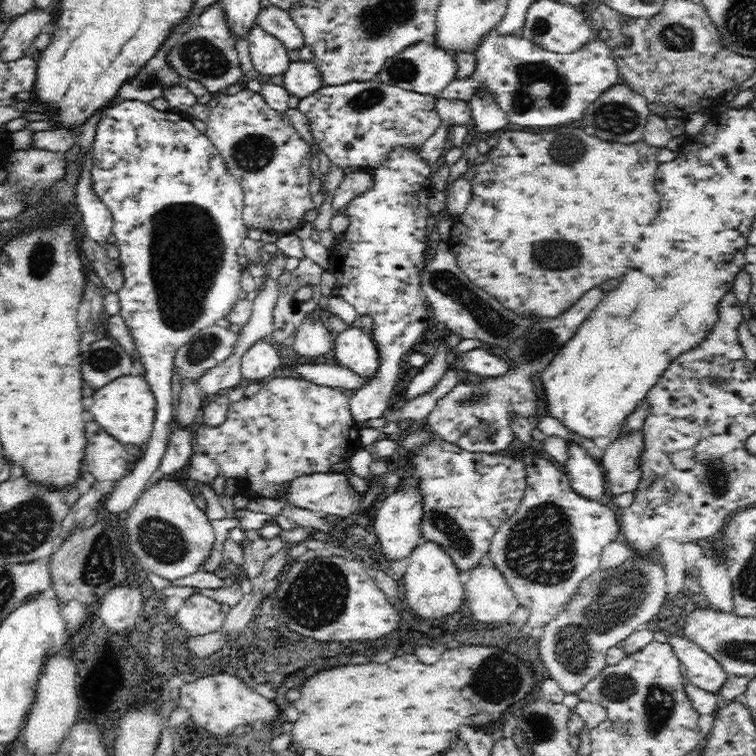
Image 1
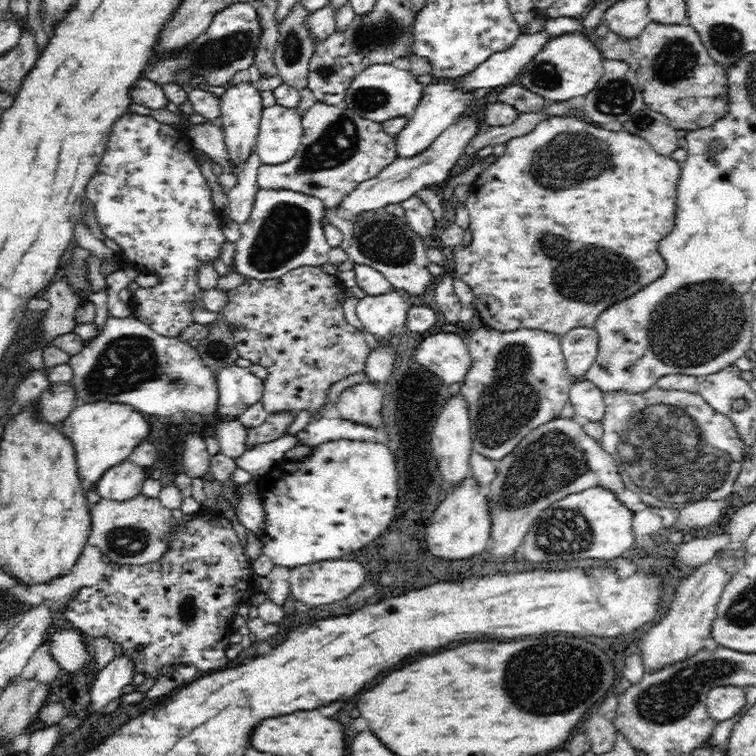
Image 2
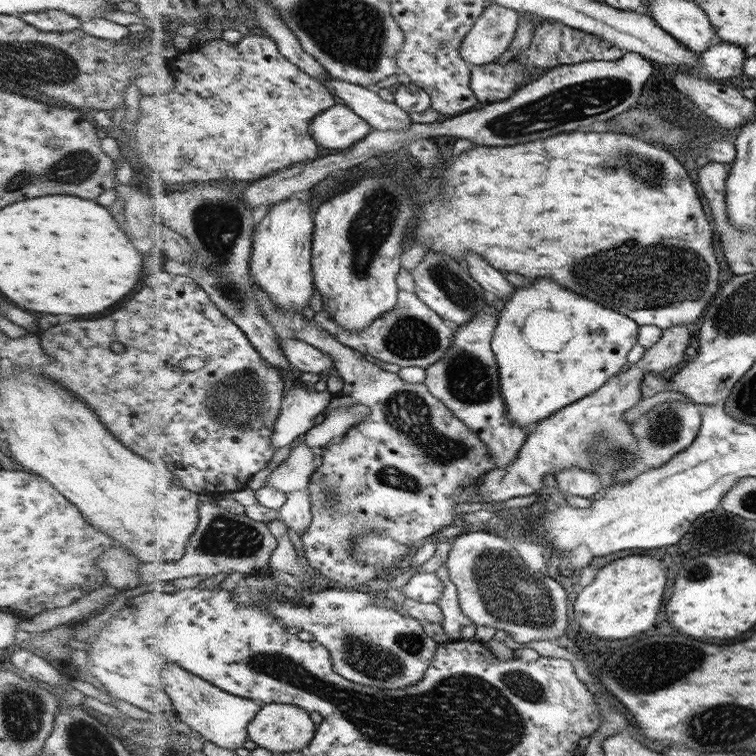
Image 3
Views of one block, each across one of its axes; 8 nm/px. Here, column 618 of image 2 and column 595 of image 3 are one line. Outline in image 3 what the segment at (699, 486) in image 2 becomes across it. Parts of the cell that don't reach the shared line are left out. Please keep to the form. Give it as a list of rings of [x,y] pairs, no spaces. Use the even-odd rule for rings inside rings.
[[[673,326],[663,330],[662,336],[642,355],[642,358],[630,366],[625,372],[615,374],[610,378],[602,388],[595,390],[594,393],[587,397],[573,402],[571,405],[560,409],[558,413],[551,414],[550,417],[545,418],[536,424],[534,428],[529,430],[526,444],[519,450],[518,457],[511,462],[506,468],[492,469],[479,481],[479,492],[481,503],[492,503],[493,505],[501,505],[502,502],[514,499],[517,497],[524,497],[532,493],[538,493],[544,488],[544,476],[546,474],[553,474],[556,470],[564,470],[565,468],[583,468],[584,470],[593,470],[599,474],[602,487],[608,487],[621,482],[628,482],[632,478],[639,476],[646,472],[646,468],[642,464],[627,465],[629,460],[627,454],[637,454],[637,438],[631,431],[631,423],[625,419],[625,414],[639,404],[646,394],[643,394],[641,387],[644,385],[644,378],[647,372],[659,372],[664,376],[666,370],[670,368],[678,368],[686,358],[686,348],[690,342],[689,326]]]

